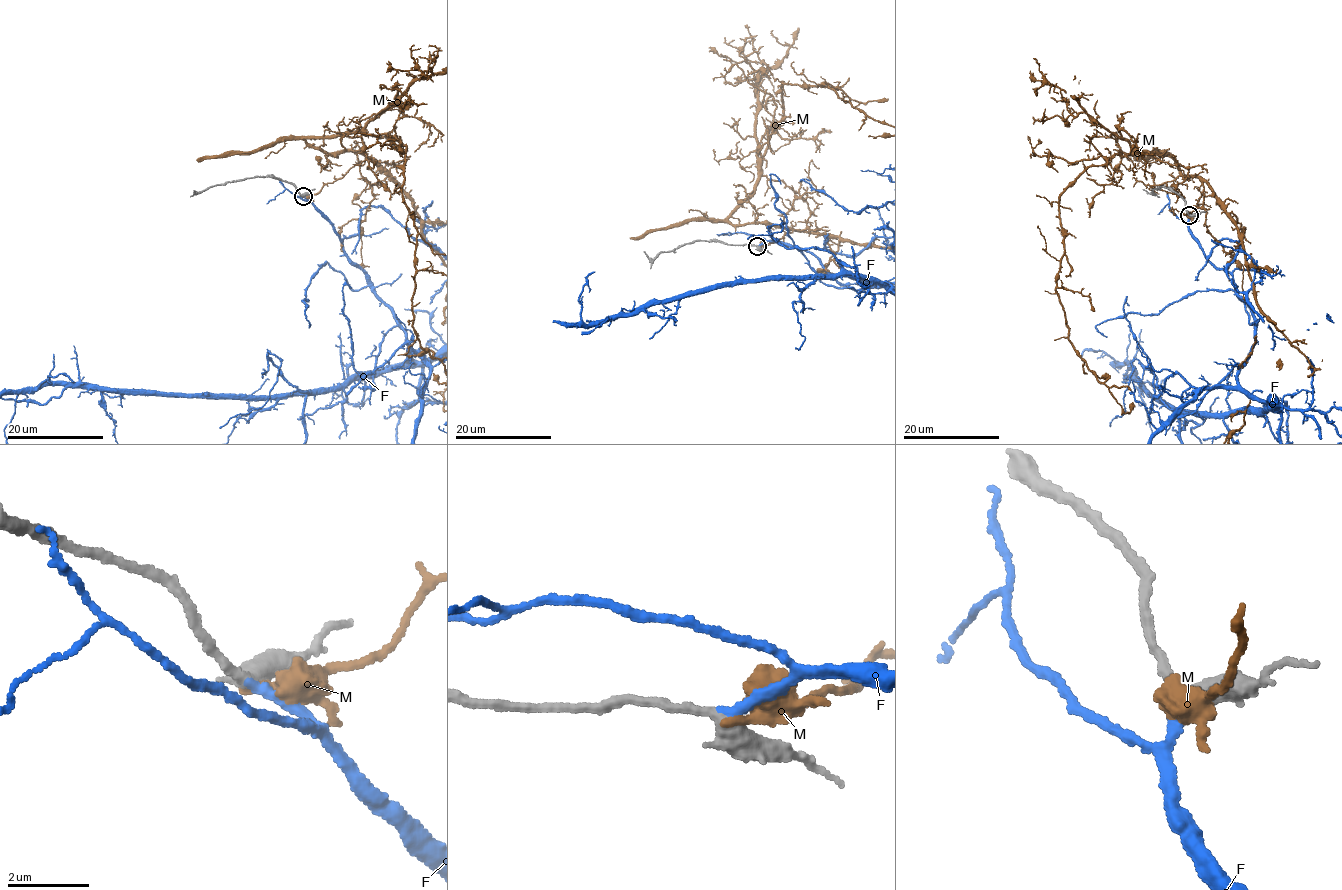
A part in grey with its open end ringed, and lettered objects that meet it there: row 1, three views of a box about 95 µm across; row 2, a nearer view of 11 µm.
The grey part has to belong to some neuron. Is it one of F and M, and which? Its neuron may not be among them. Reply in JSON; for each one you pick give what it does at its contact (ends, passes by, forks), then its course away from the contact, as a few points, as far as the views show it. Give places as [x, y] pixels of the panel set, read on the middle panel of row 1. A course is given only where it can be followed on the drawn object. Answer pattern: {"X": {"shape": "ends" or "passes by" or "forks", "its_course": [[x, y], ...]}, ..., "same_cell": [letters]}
{"F": {"shape": "ends"}, "same_cell": ["F"]}

